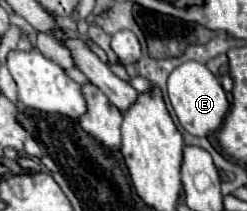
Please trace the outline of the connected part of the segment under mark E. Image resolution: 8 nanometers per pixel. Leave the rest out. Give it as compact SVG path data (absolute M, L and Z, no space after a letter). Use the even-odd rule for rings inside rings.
M188 60L172 70L172 74L168 76L168 98L182 128L192 136L214 134L222 126L222 120L228 112L226 92L222 90L218 78L204 64L194 60Z

